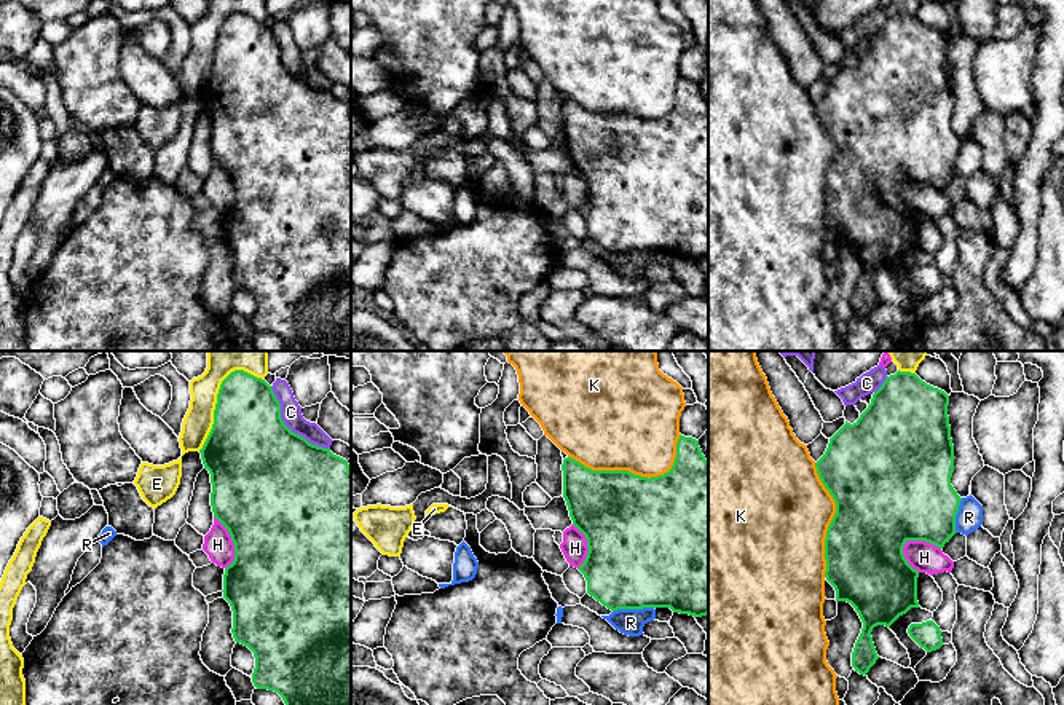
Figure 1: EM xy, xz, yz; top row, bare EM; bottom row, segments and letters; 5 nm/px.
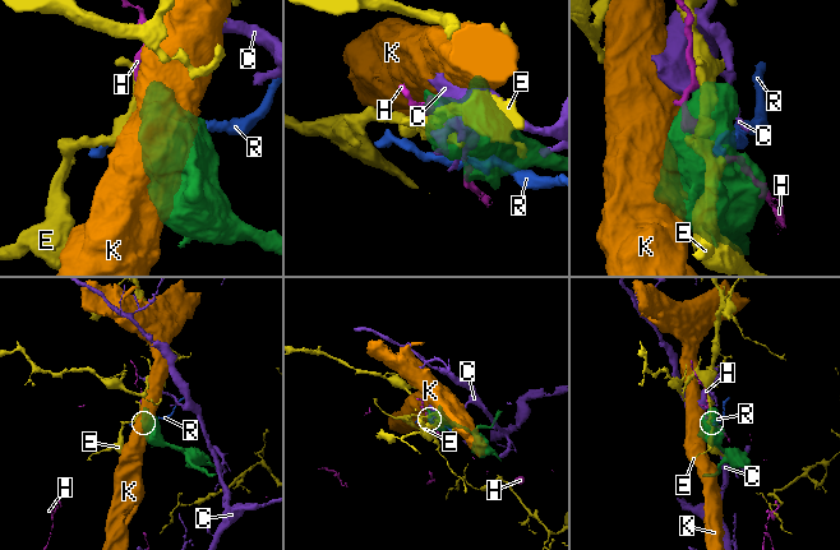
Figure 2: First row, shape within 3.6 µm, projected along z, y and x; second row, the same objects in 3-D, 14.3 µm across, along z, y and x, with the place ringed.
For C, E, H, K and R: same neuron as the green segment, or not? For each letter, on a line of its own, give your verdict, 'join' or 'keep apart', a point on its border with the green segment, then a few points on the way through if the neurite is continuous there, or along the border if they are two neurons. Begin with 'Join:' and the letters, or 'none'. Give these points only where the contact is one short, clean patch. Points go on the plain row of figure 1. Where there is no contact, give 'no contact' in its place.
Join: none
C: keep apart | xy (287, 70)
E: keep apart | xy (217, 40)
H: keep apart | yz (918, 182)
K: keep apart | xz (635, 118)
R: keep apart | xz (632, 251)

